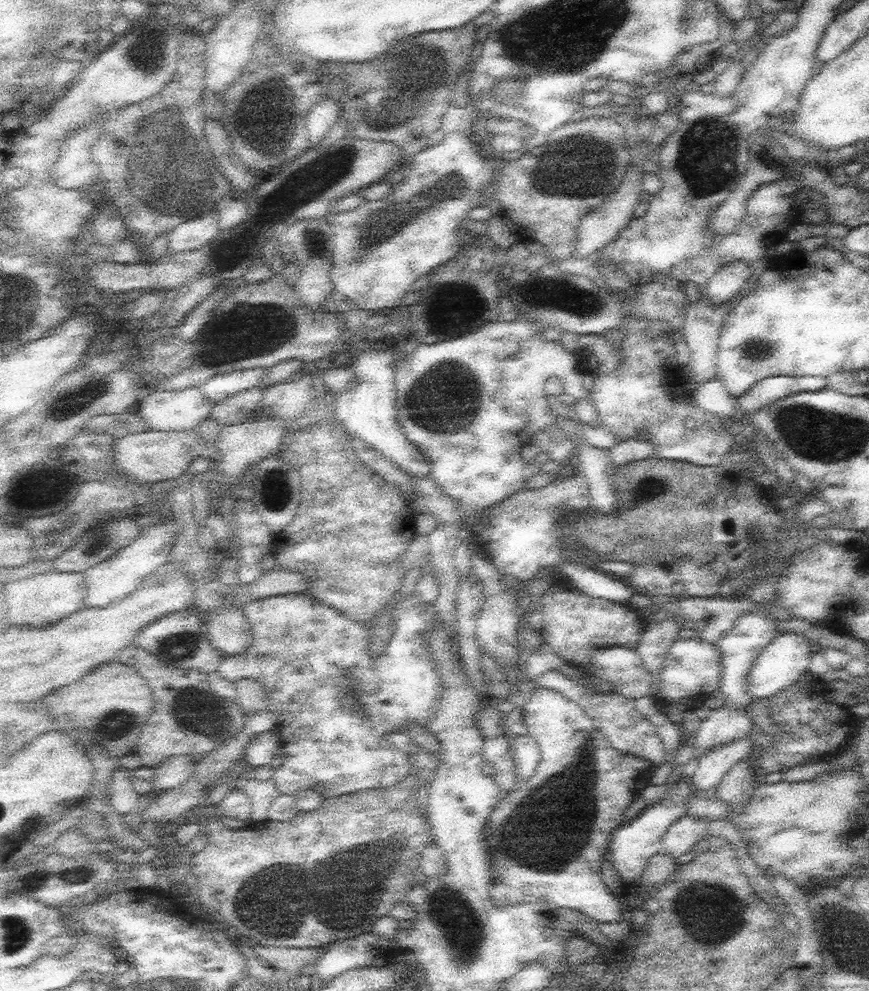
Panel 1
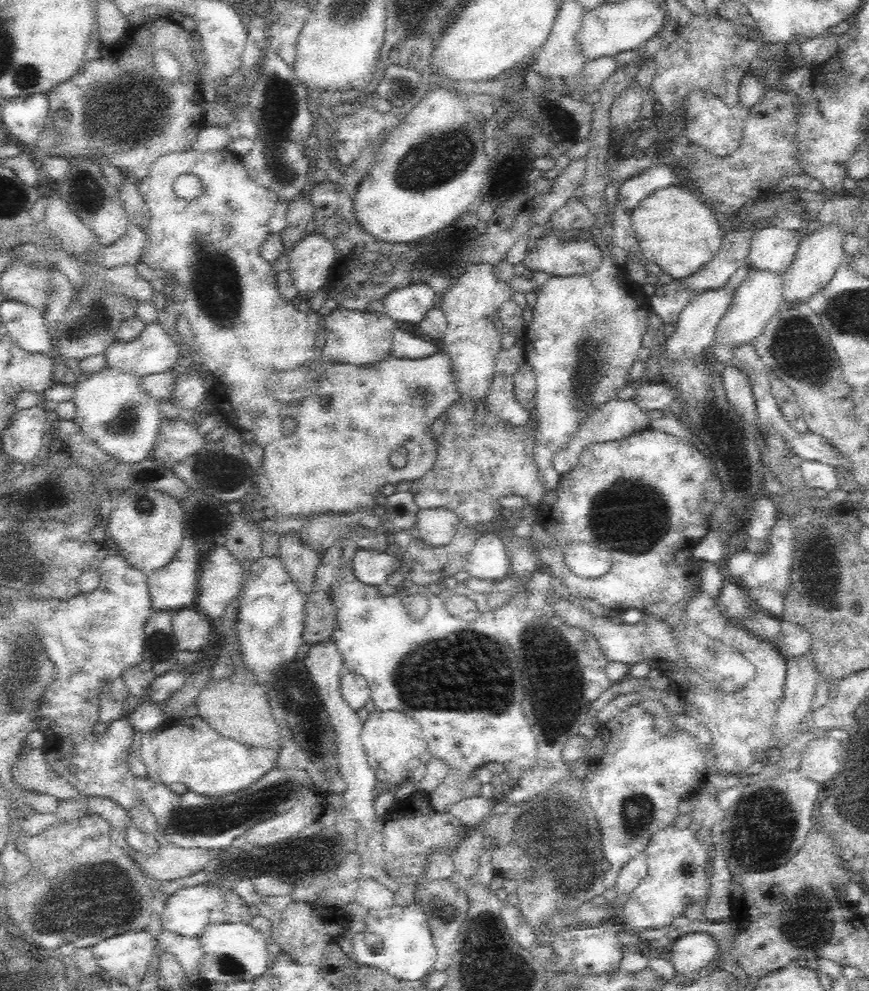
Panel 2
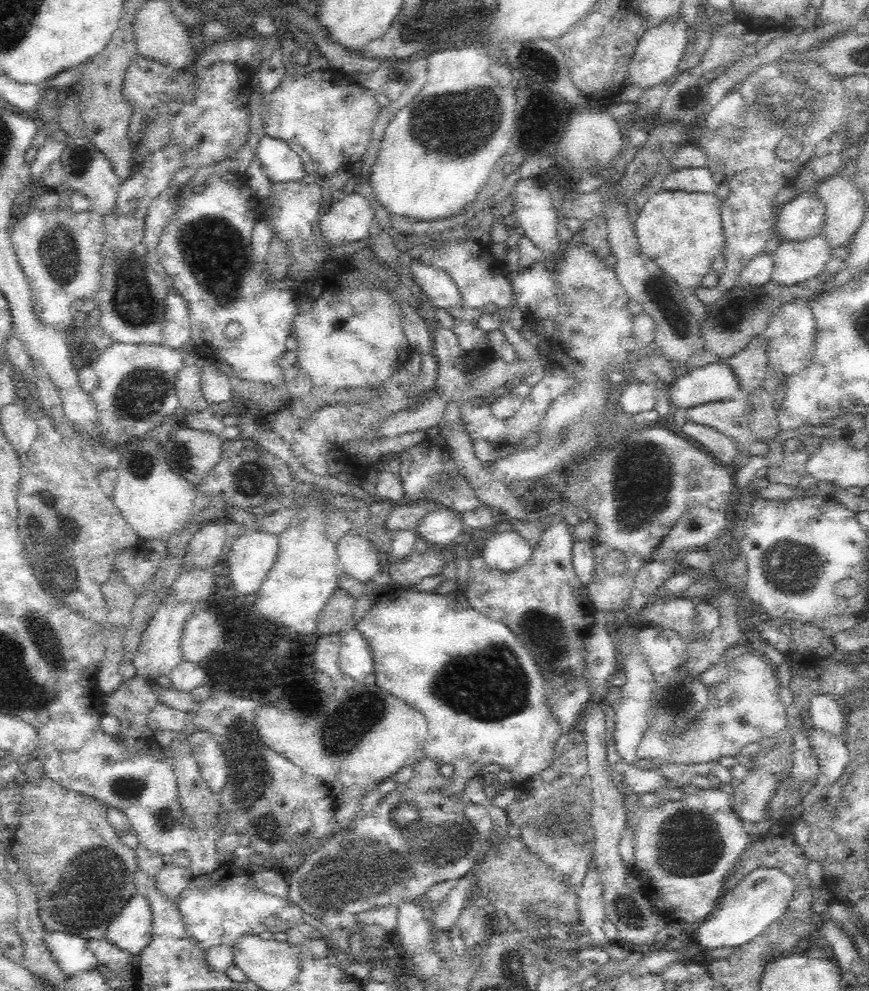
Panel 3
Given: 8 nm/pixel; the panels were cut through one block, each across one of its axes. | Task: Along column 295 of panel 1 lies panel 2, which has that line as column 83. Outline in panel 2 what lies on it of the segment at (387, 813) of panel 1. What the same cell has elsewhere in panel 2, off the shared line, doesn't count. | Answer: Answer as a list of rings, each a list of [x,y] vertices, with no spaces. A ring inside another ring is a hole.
[[[91,815],[69,822],[59,821],[38,836],[18,836],[16,846],[30,859],[31,869],[26,876],[16,879],[16,882],[4,882],[8,891],[8,909],[5,913],[9,922],[17,926],[32,945],[54,953],[65,944],[72,944],[77,949],[92,948],[98,942],[128,930],[148,930],[147,926],[157,907],[155,892],[152,890],[156,881],[133,862],[122,843],[111,837],[111,830],[110,824],[104,818]]]

